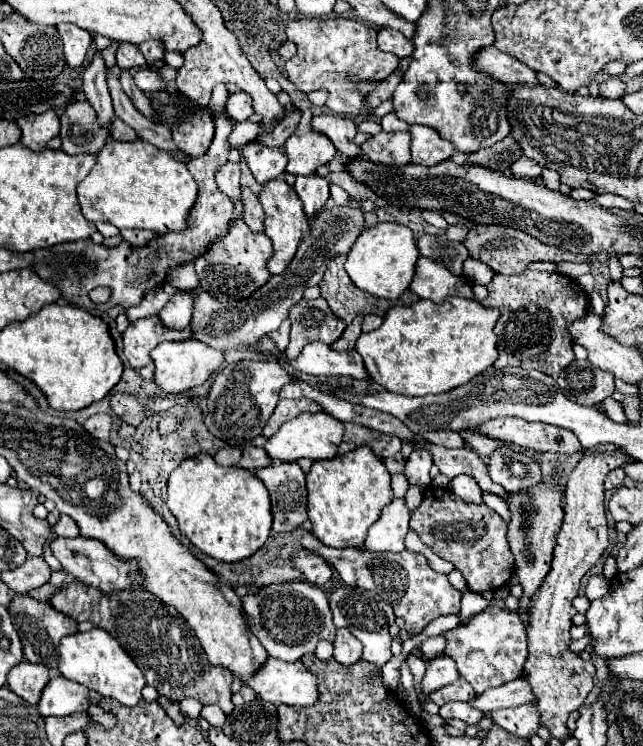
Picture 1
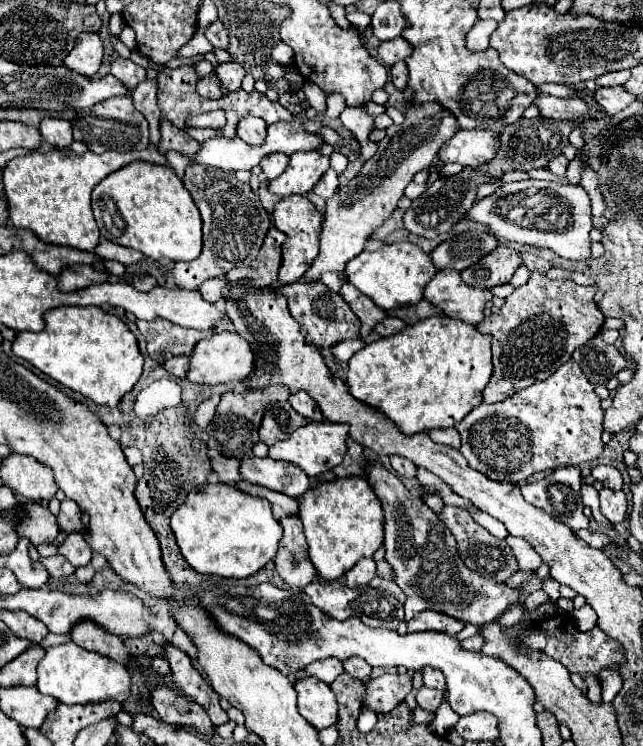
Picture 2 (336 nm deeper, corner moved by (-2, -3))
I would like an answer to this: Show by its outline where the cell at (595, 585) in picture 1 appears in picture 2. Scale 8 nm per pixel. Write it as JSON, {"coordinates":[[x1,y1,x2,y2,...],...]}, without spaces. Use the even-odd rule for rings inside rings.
{"coordinates":[[560,467,548,477,522,483,520,491,528,503,544,509,556,521,570,525,570,529,586,529,588,517,582,513,580,485,582,475,576,467]]}

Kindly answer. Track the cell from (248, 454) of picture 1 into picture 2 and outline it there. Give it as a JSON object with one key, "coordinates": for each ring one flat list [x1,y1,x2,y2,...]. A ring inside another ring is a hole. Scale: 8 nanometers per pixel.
{"coordinates":[[218,455,214,457,212,461,212,471,218,475,218,481,220,483,226,483,226,485,236,485,242,477,240,477,240,461,234,459,234,457,224,457,224,455]]}

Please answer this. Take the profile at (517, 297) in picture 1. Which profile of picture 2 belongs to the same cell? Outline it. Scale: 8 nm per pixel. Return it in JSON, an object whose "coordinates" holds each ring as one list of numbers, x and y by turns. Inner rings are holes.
{"coordinates":[[532,271,528,283,518,287,506,299,498,315,484,317,484,321,480,321,476,329,484,335,492,335,492,363,494,363,494,373,484,389,484,401,486,403,504,401,506,397,526,389,534,381,550,377,562,363,570,361,572,351,582,347,588,339,592,339,604,325,604,315,594,303,594,293,596,287,582,287,572,281,552,281,544,273]]}

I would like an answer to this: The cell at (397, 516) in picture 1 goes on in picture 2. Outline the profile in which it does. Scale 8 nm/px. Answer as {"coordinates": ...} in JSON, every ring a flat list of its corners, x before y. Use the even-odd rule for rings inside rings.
{"coordinates":[[362,559,346,573,346,585,350,589,354,589,354,587,360,587,360,585,366,585,374,577,376,577,376,563,374,563,374,559]]}

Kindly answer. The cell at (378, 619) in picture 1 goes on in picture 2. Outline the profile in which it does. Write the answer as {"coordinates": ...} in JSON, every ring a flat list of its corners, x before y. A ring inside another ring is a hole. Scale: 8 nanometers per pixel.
{"coordinates":[[374,577,370,583,366,583,358,589,350,589,350,587,342,585,340,581,314,579,310,585,304,587,304,593,310,597,310,601,318,609,322,609,324,613,328,613,340,621,344,621,348,617,360,617,364,625,384,627,384,629,398,629,398,625,404,621,404,599,406,599,406,595,390,579]]}

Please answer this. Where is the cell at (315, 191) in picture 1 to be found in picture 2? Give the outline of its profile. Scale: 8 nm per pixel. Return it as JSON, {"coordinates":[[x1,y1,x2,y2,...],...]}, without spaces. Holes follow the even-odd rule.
{"coordinates":[[328,169,328,171,322,175,322,179,314,185,312,191,314,191,316,195,324,197,324,199,330,199,330,197,336,193,336,189,338,189,338,175,336,175,334,169]]}

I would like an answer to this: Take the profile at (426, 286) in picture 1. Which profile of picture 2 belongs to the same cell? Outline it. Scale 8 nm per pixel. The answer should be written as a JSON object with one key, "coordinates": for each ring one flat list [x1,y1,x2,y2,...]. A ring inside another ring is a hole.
{"coordinates":[[442,269,426,285,424,299,444,309,448,317,474,325,484,319,484,303,492,299,492,293,464,285,460,273,454,269]]}

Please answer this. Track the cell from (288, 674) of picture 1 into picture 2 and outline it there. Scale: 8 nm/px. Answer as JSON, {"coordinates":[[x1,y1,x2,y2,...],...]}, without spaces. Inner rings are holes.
{"coordinates":[[308,677,298,681,294,687,298,693,298,713,310,725,314,725,316,729,324,729,338,721,338,705,334,693,324,681]]}

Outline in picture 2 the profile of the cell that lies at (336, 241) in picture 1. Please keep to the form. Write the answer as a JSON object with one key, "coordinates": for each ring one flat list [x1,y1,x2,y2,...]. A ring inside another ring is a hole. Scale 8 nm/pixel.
{"coordinates":[[434,101,410,105,404,113,404,123,390,125,386,129,386,137,378,143,378,153,374,159,366,161,354,181,338,189,336,195,326,201,320,253,306,271,306,279,318,279,326,271,344,273,346,263,364,251,364,243,370,239,370,233,392,215,398,199,404,195,406,185,418,171,428,169,434,163,438,149,446,143,446,139,454,137,454,131,458,129,458,121,454,121,454,115,446,113,442,105]]}

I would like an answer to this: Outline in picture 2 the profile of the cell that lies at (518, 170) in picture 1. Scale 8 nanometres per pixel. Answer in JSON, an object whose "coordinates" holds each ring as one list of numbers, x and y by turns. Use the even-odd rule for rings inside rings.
{"coordinates":[[558,155,556,159,552,159,552,161,548,163,548,169,550,169,556,177,566,175,566,167,568,167,568,159,566,159,564,155]]}

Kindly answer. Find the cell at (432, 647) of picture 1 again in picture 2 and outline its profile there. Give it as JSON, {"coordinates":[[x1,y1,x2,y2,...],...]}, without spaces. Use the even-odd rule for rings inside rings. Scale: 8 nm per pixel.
{"coordinates":[[388,673,366,683,366,693,362,697,362,707,374,711,376,715,392,711,404,697,412,691,410,675]]}

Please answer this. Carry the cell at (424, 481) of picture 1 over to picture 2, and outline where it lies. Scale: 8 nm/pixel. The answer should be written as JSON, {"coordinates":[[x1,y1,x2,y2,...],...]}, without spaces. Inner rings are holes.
{"coordinates":[[390,455,390,465,398,477,408,477,408,479,416,477,416,465,400,455]]}

